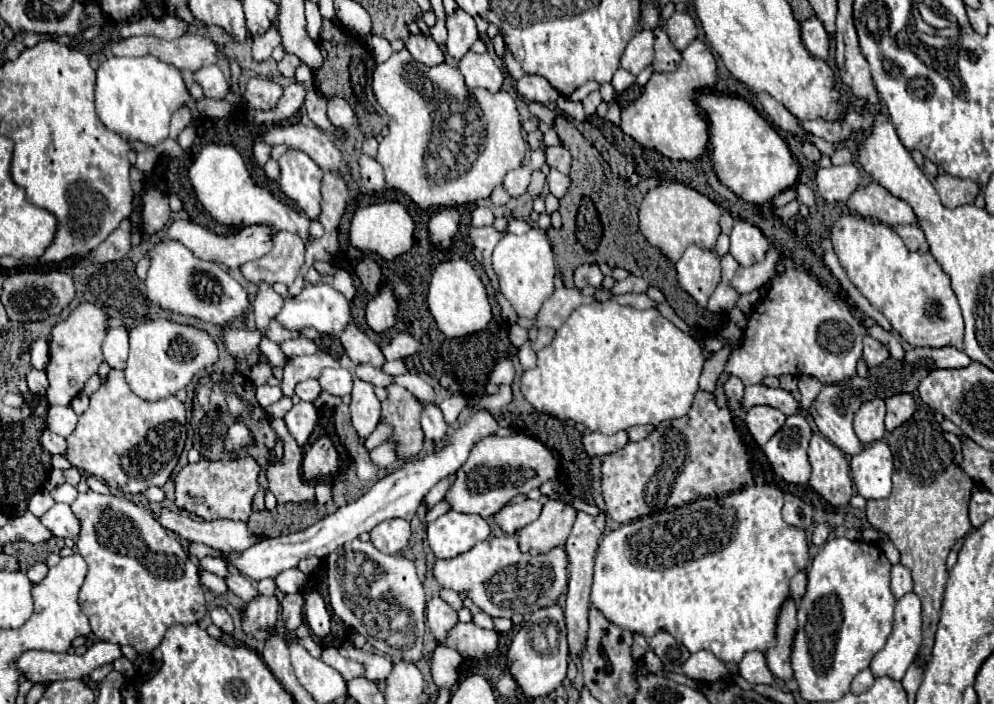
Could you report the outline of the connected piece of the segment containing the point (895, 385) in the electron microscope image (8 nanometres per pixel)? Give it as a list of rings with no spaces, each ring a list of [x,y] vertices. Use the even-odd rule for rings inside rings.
[[[946,346],[946,348],[912,348],[910,352],[906,352],[906,358],[902,362],[888,358],[880,368],[870,368],[866,378],[852,376],[852,378],[838,382],[838,384],[826,384],[808,410],[810,410],[810,416],[816,422],[816,428],[820,430],[820,434],[826,436],[842,452],[848,452],[852,456],[852,454],[858,454],[862,450],[862,442],[856,438],[854,428],[852,428],[852,418],[854,418],[854,414],[862,402],[872,400],[876,396],[888,398],[888,396],[898,394],[898,392],[916,392],[918,382],[928,372],[936,370],[936,368],[964,368],[964,366],[970,366],[970,362],[972,360],[962,350],[956,350],[952,346]]]

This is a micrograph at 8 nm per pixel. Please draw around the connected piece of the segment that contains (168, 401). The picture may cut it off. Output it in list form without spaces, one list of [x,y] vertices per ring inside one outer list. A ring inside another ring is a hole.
[[[110,370],[106,382],[90,396],[90,406],[78,416],[76,430],[68,440],[68,460],[88,474],[102,478],[110,488],[120,488],[124,494],[142,494],[150,486],[164,486],[170,480],[174,466],[184,450],[186,442],[186,416],[184,404],[176,396],[168,396],[156,402],[138,398],[126,384],[122,370]]]

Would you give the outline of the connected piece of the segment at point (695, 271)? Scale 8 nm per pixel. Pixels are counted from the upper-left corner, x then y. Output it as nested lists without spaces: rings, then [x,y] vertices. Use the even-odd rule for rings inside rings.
[[[688,246],[676,262],[680,286],[700,304],[706,306],[710,294],[720,282],[720,256],[714,250]]]

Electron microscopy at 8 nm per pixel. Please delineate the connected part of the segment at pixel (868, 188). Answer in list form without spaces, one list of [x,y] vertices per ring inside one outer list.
[[[868,182],[860,186],[848,200],[850,210],[864,218],[880,220],[888,226],[900,224],[916,224],[916,214],[912,214],[912,206],[894,194],[888,194],[880,184]]]

